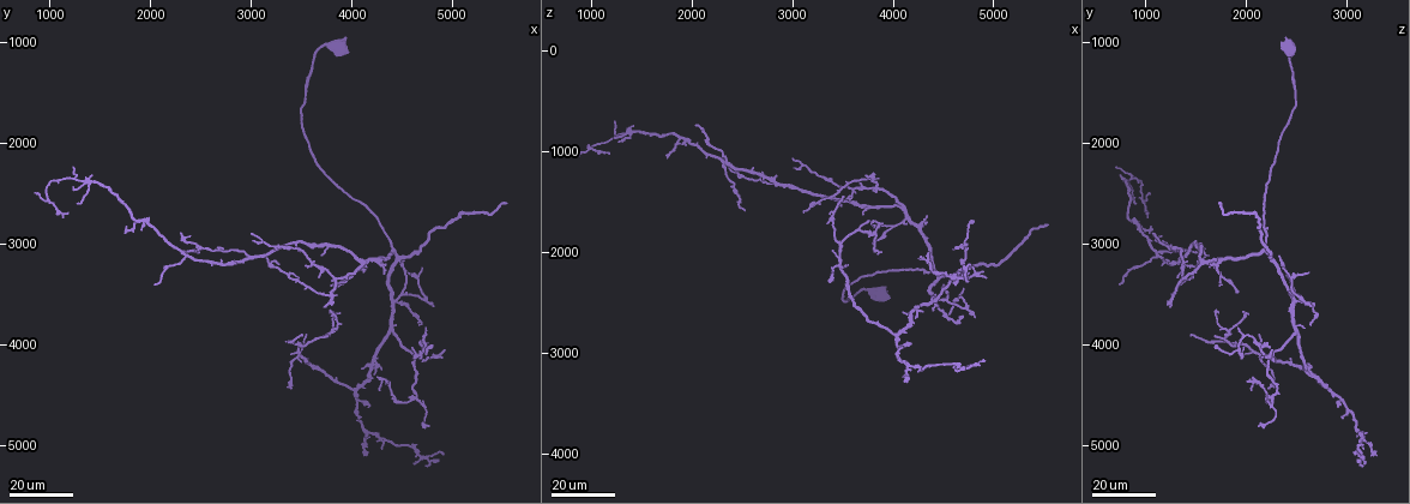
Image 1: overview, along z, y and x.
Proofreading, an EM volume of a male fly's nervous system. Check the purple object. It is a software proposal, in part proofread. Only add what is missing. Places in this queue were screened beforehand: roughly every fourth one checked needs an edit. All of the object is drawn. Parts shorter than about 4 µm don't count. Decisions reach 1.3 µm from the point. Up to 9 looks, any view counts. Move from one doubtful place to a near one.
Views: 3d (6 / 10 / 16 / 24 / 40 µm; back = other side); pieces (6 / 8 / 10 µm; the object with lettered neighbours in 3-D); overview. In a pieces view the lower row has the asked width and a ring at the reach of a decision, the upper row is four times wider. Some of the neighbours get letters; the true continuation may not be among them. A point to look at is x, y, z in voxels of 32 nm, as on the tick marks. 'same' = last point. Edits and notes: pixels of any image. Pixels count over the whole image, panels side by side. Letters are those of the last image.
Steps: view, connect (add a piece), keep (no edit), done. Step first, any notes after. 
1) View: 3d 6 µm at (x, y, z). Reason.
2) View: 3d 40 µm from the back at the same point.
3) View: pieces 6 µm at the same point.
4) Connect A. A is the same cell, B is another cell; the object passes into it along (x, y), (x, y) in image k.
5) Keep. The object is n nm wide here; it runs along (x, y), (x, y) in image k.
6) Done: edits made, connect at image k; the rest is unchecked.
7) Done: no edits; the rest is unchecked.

View: 3d 16 µm at (2040, 3400, 740).

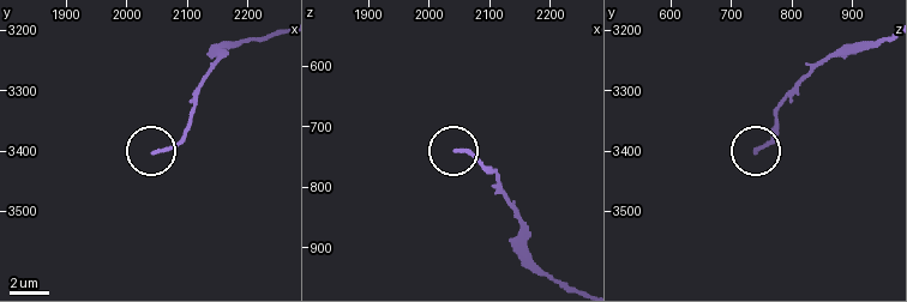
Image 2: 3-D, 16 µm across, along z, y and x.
View: 3d 6 µm at (2050, 3400, 740).

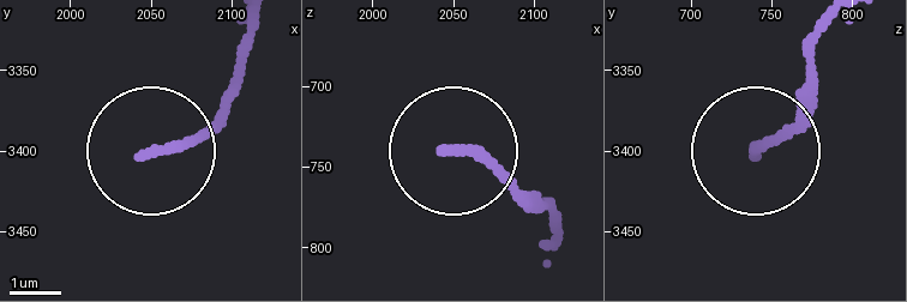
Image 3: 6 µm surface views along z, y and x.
View: pieces 6 µm at (2048, 3402, 740).

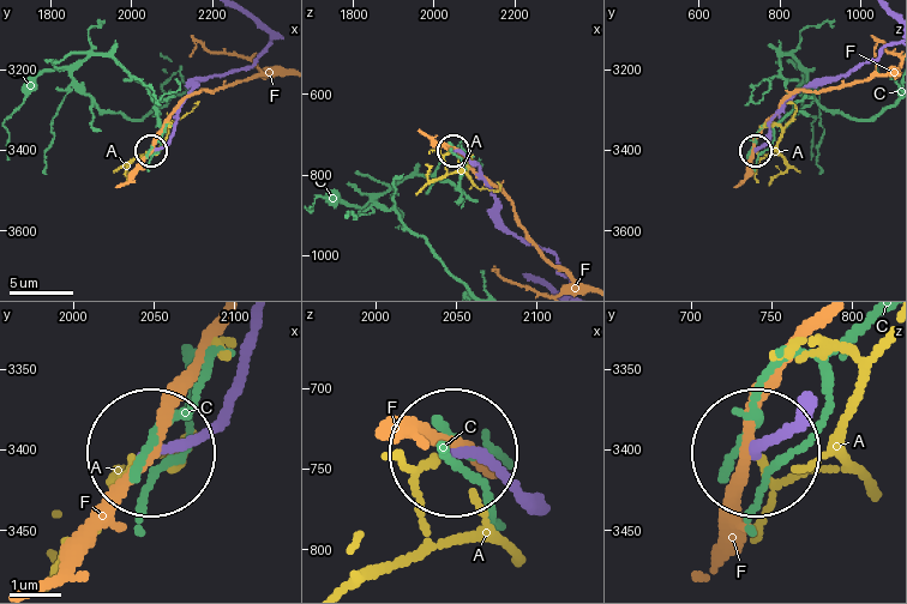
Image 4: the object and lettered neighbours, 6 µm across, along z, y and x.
Keep. A, C and F are other cells; it runs along (248, 337), (232, 400), (158, 453) in image 4; no lettered piece goes on from it.

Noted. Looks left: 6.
View: 3d 24 µm at (1260, 2600, 920). Thin end.

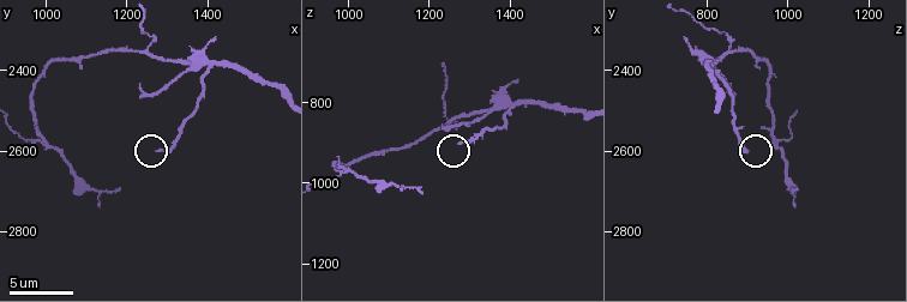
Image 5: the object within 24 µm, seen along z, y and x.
View: pieces 10 µm at (1275, 2605, 895).

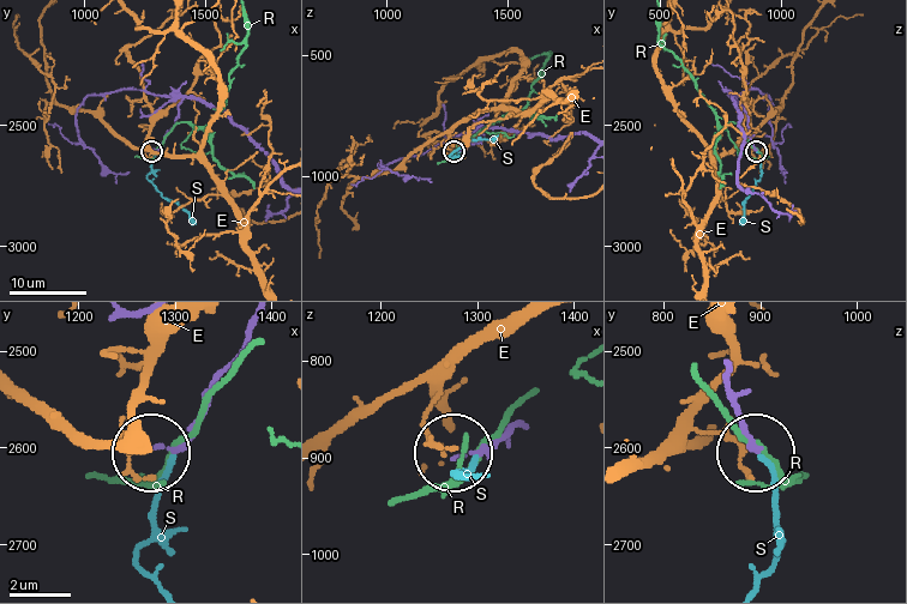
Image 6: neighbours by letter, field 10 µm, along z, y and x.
Connect S. S is the same cell, E and R are other cells; the object passes into it along (522, 426), (460, 469) in image 6; the cell continues.

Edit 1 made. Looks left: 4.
View: overview.

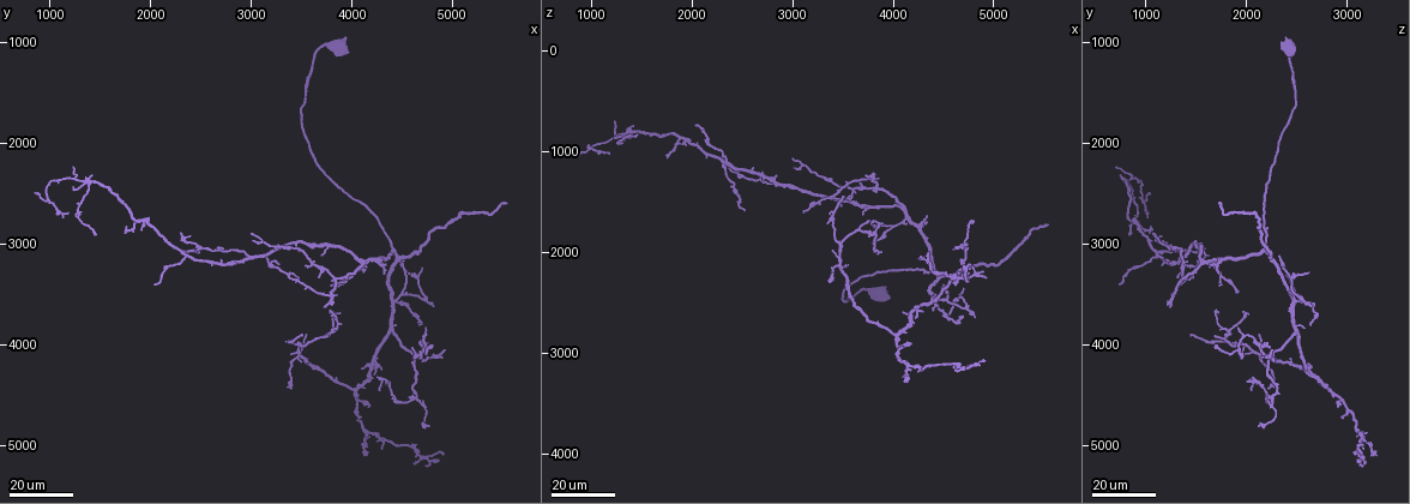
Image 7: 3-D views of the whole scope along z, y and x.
View: 3d 16 µm at (5540, 2600, 1720). End of a long branch.

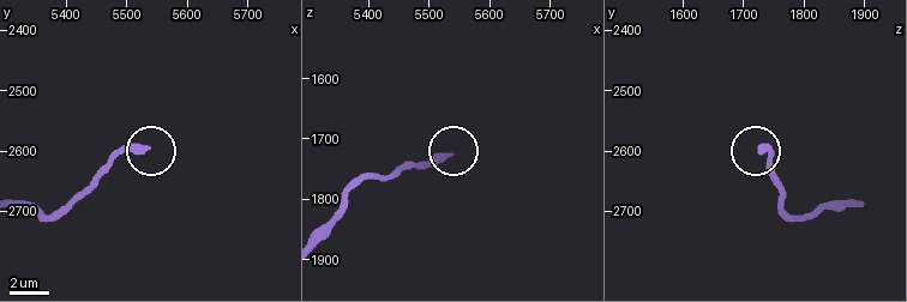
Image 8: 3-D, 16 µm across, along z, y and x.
View: pieces 10 µm at (5530, 2595, 1725). See the neighbours.

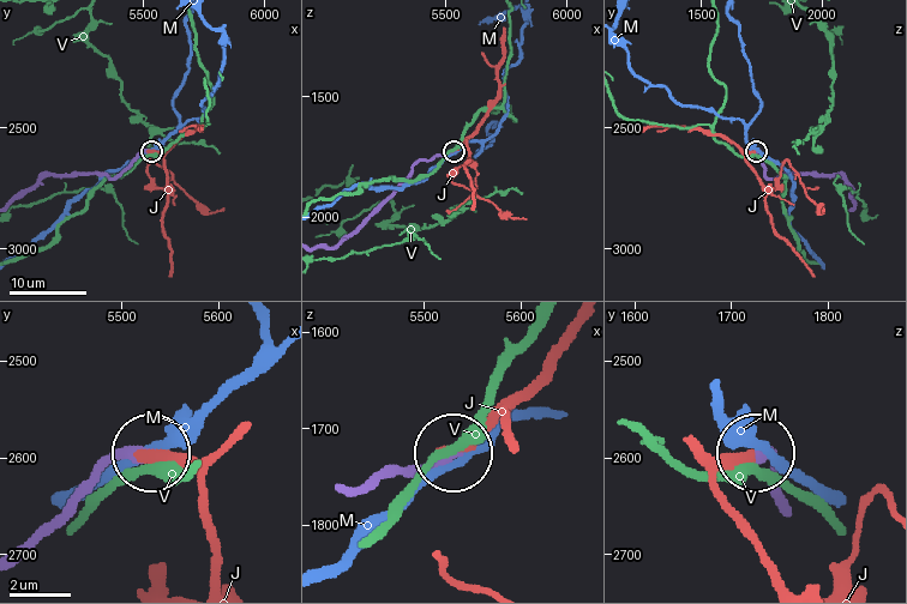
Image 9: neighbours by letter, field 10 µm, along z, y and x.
Connect J. J is the same cell, M and V are other cells; it goes on there.

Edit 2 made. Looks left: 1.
Done: edits made, connect at image 6, connect at image 9; the rest is unchecked.

